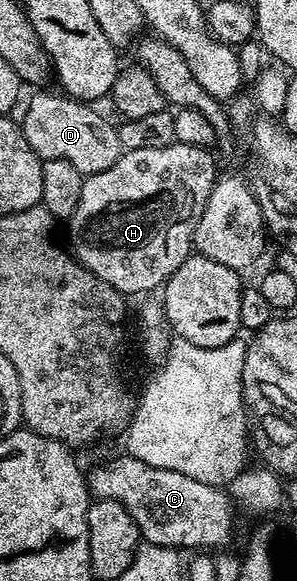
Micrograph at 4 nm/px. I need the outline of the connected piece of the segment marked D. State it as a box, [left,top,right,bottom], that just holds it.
[19,91,123,175]

